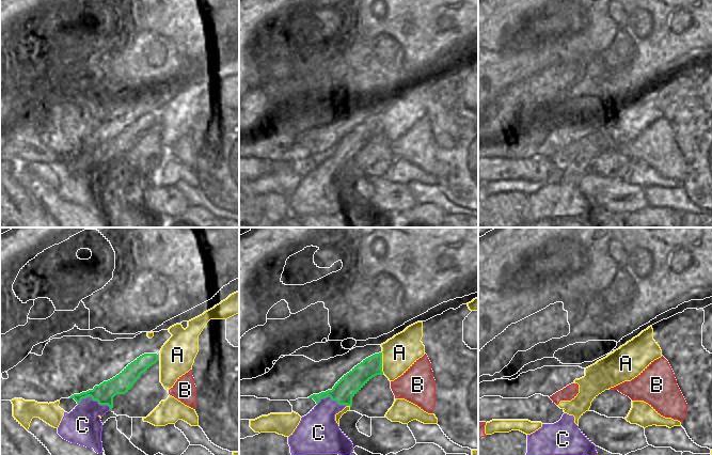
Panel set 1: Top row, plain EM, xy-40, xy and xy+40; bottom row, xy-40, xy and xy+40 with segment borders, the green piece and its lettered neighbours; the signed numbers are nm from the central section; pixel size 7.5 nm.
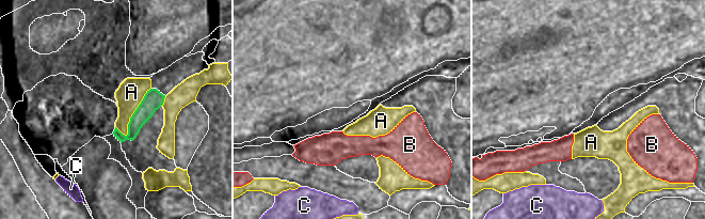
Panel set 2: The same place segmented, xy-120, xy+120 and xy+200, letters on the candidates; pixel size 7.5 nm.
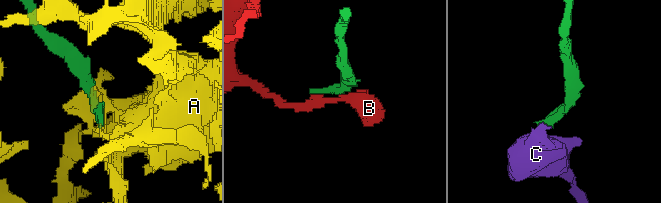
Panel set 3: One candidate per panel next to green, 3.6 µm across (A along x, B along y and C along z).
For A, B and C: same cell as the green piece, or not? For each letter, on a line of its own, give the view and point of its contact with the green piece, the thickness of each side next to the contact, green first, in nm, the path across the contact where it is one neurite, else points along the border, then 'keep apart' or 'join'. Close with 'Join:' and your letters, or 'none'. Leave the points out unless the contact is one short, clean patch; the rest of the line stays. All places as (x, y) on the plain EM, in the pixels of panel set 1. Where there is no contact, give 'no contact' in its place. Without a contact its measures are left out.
A: meets green in xy at (381, 123); 150 nm thick on the green side, 260 nm on the other; keep apart
B: no contact; keep apart
C: meets green in xy-40 at (95, 160); 150 nm thick on the green side, 280 nm on the other; runs through xy-40 (104, 154), (95, 160), (89, 168), (82, 186); join
Join: C

